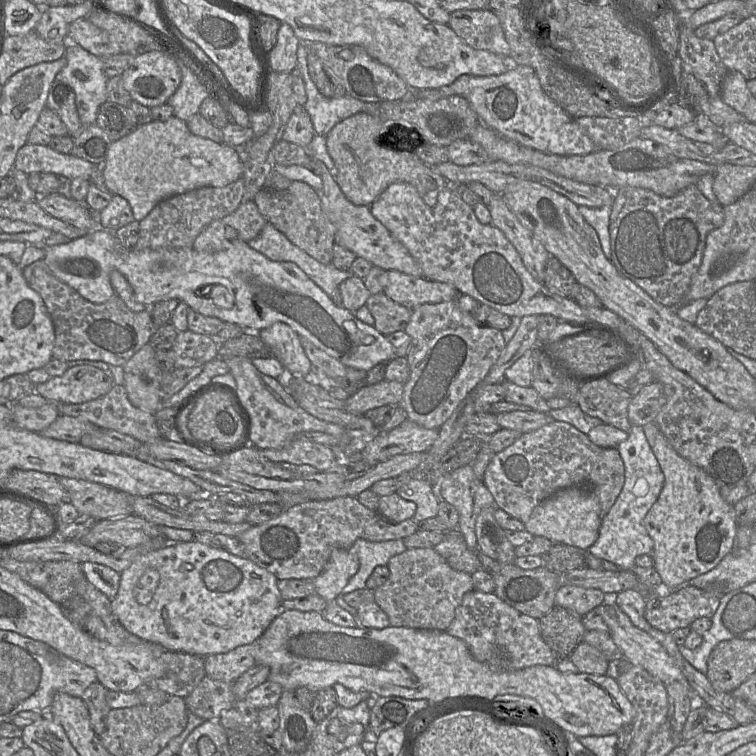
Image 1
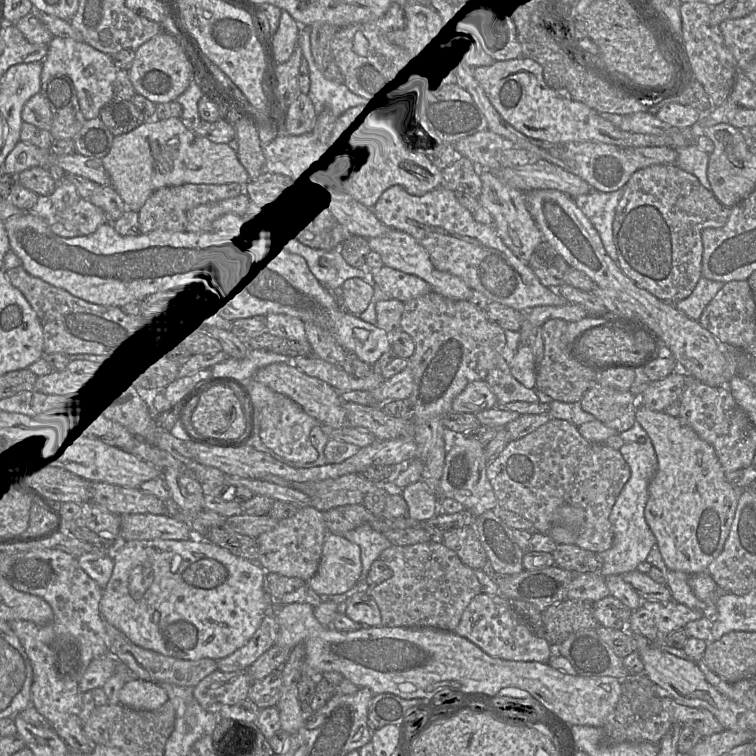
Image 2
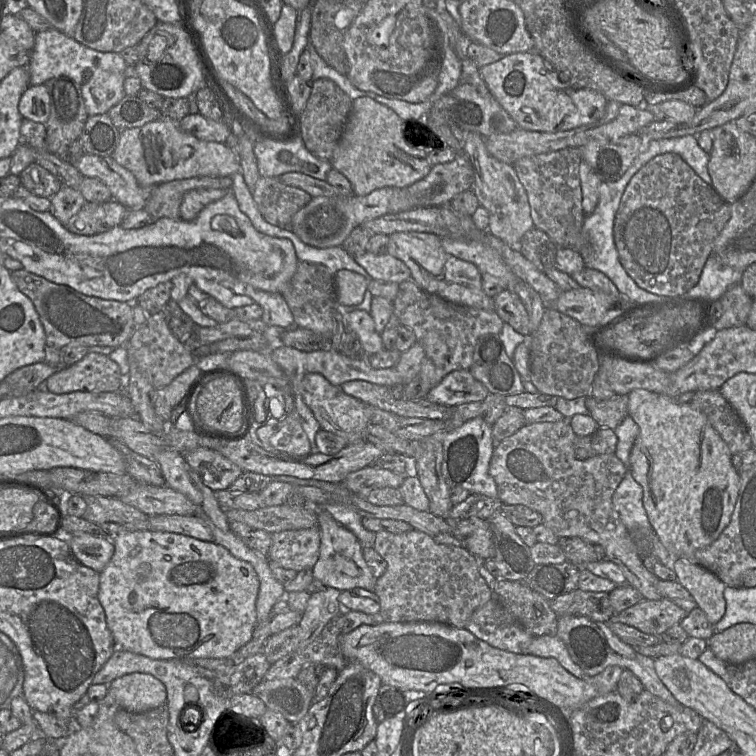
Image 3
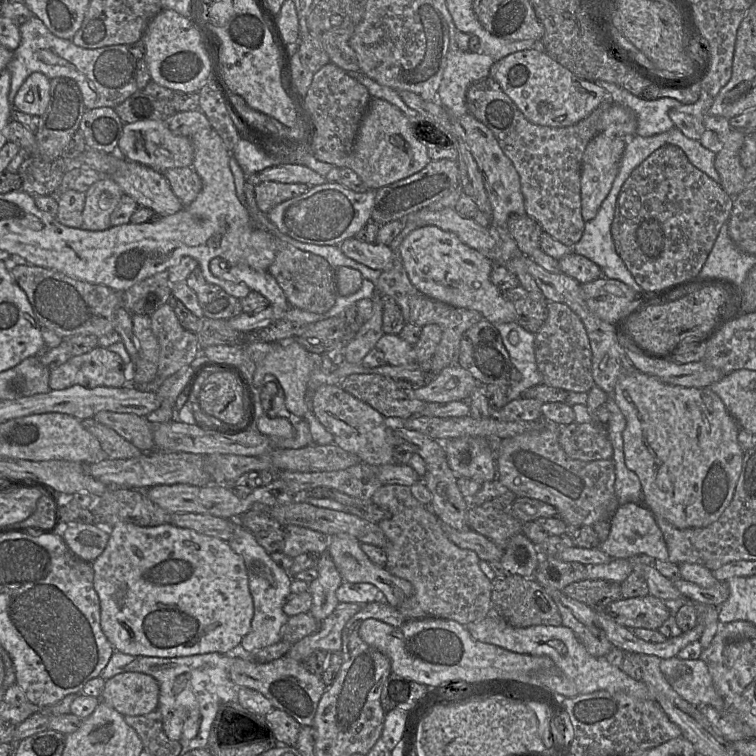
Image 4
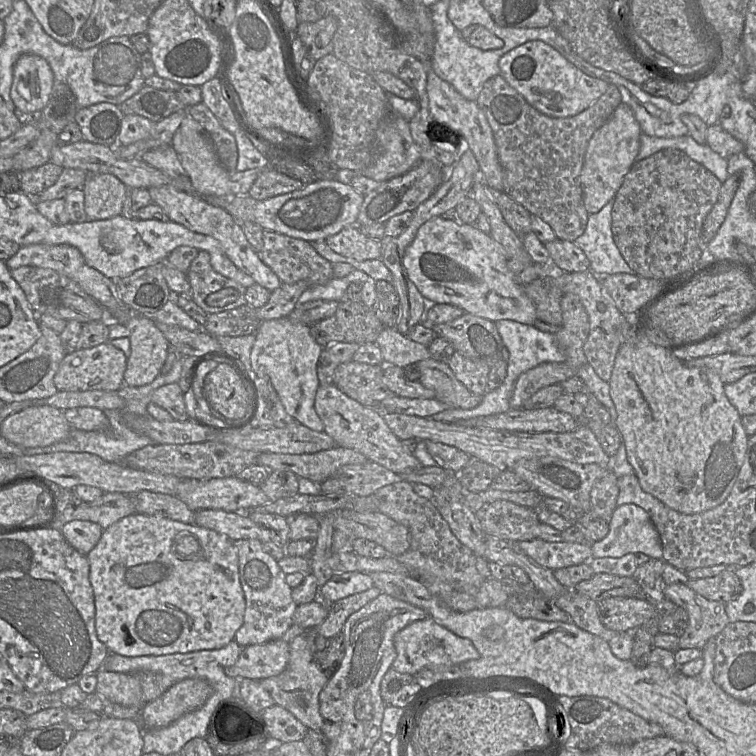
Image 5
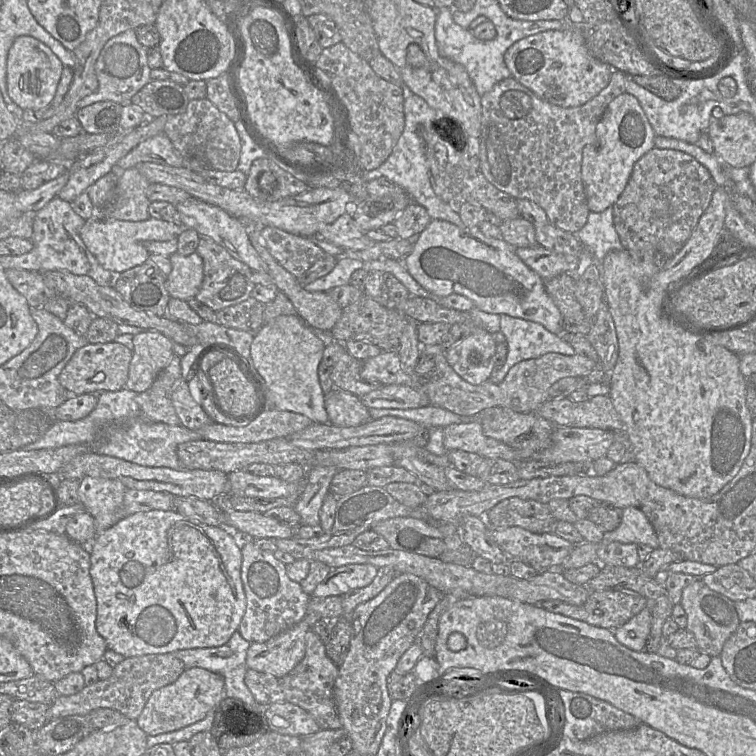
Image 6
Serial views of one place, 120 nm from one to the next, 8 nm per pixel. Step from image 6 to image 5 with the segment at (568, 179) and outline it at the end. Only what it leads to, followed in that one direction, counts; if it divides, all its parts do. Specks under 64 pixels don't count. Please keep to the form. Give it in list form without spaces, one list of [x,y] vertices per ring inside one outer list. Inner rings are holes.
[[[500,74],[485,82],[476,100],[493,132],[504,172],[503,192],[530,214],[546,222],[557,239],[574,242],[586,229],[589,214],[583,204],[580,183],[586,148],[593,133],[610,118],[621,102],[620,91],[615,85],[609,84],[606,92],[579,114],[564,118],[550,117],[532,107]]]

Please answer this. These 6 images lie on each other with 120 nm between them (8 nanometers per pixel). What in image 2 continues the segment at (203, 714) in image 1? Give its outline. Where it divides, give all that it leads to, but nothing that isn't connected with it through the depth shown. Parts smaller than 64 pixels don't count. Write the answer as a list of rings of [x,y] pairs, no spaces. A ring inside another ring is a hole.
[[[216,670],[199,682],[193,690],[193,697],[204,710],[219,714],[224,706],[232,706],[247,699],[252,684],[247,670]]]

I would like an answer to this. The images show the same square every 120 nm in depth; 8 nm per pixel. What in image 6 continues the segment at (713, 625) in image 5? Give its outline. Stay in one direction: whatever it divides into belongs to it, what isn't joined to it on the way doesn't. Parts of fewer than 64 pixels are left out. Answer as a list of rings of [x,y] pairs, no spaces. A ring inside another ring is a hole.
[[[697,579],[683,589],[680,605],[687,615],[686,629],[694,635],[697,649],[711,657],[719,656],[724,643],[740,624],[734,601],[711,590],[701,579]]]

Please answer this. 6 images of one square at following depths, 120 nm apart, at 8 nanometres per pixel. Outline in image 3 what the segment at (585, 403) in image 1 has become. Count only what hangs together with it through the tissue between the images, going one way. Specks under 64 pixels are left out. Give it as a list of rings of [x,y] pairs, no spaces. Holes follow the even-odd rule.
[[[615,395],[607,400],[587,396],[585,403],[589,415],[596,421],[599,428],[605,427],[614,430],[628,416],[627,395]]]

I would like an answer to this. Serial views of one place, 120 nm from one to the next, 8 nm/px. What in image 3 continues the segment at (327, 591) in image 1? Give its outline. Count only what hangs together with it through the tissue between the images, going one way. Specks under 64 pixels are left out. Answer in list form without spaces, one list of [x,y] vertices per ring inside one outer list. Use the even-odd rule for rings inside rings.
[[[323,510],[317,511],[317,527],[320,532],[319,557],[312,568],[313,578],[320,581],[323,586],[336,588],[339,591],[350,590],[356,587],[374,592],[377,578],[367,565],[362,546],[355,535],[338,524],[333,517]]]

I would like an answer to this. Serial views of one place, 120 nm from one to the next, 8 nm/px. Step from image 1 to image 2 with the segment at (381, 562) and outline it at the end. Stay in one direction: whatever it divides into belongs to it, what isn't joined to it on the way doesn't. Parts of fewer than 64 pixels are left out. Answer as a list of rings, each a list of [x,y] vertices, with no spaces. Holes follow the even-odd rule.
[[[368,524],[346,532],[344,537],[360,547],[362,572],[359,582],[366,581],[372,563],[379,559],[381,552],[391,547],[392,543],[384,534],[377,532]]]

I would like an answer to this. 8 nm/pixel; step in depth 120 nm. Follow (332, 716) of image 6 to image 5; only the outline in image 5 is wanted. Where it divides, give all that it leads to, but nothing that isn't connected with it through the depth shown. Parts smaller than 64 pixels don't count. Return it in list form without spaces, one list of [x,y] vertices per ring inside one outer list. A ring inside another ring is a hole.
[[[305,634],[298,635],[289,644],[290,657],[285,670],[277,676],[259,680],[259,683],[271,695],[275,704],[291,712],[308,729],[322,731],[324,720],[320,713],[319,699],[330,677],[313,658]]]

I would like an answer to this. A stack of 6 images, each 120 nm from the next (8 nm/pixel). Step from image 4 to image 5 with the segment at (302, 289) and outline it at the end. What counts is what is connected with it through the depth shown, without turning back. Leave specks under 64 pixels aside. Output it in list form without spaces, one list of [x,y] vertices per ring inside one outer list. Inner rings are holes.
[[[263,230],[263,248],[259,252],[260,259],[281,280],[282,283],[293,284],[306,281],[310,286],[325,285],[334,278],[333,264],[322,257],[303,239],[293,238],[271,230]]]

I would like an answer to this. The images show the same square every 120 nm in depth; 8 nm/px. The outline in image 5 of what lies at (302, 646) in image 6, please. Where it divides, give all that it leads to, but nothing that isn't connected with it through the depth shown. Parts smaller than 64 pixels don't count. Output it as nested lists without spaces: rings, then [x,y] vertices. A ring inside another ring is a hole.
[[[283,639],[245,647],[237,662],[225,668],[229,677],[262,680],[281,674],[289,662],[290,644]]]

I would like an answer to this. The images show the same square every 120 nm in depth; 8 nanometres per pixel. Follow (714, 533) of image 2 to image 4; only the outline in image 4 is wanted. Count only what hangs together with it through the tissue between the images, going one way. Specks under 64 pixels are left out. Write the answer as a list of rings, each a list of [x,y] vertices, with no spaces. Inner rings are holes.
[[[641,372],[622,374],[613,397],[626,418],[625,464],[641,482],[643,505],[679,529],[706,527],[718,520],[733,498],[744,454],[738,443],[741,427],[720,397],[708,387],[675,386]]]

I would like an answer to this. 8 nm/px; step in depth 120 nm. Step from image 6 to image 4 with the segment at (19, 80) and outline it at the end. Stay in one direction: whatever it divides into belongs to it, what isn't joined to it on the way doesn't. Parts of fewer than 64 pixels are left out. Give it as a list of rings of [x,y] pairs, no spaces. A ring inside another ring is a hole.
[[[40,72],[30,74],[18,90],[14,107],[26,114],[41,117],[50,102],[50,80]]]

